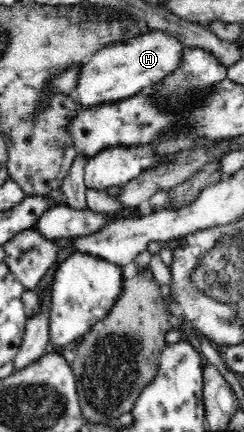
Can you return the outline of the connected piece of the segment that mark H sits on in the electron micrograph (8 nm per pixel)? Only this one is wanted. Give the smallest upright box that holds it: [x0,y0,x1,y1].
[71,30,182,109]

